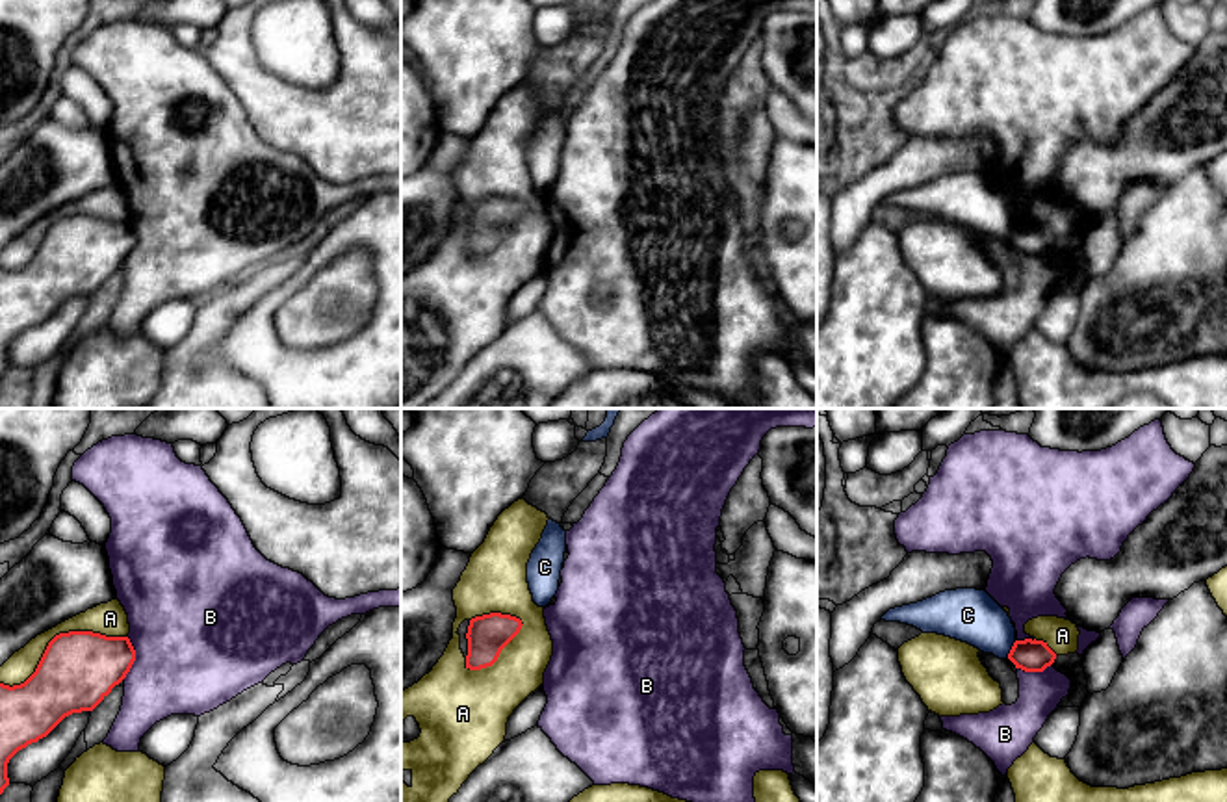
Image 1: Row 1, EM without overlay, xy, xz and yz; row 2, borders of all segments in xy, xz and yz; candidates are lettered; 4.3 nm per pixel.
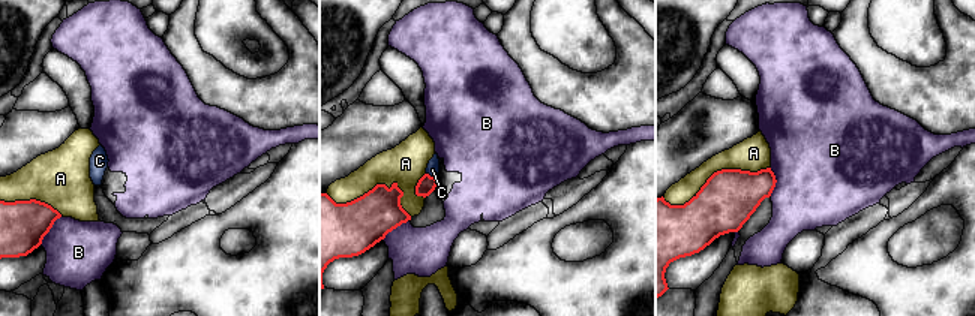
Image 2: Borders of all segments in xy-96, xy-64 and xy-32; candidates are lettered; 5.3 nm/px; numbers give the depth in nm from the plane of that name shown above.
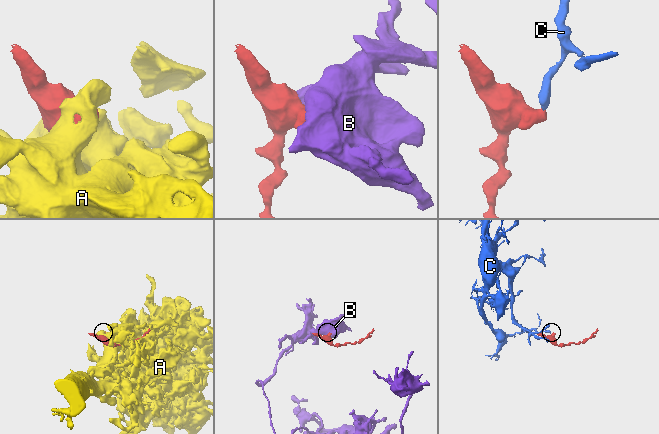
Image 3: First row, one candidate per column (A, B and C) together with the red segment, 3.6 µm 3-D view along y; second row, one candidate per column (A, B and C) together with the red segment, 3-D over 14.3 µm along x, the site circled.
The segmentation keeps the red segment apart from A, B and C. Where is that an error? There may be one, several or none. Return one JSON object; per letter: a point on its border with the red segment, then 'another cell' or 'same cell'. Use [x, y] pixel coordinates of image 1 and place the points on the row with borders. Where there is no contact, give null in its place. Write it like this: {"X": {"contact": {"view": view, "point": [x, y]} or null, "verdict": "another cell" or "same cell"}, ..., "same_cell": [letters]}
{"A": {"contact": {"view": "xy", "point": [56, 635]}, "verdict": "another cell"}, "B": {"contact": {"view": "xy", "point": [134, 658]}, "verdict": "another cell"}, "C": {"contact": {"view": "yz", "point": [1012, 648]}, "verdict": "another cell"}, "same_cell": []}

